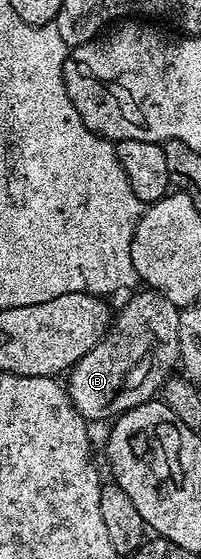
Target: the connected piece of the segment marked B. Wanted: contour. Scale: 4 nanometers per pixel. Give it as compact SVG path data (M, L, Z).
M142 289L119 311L117 308L104 338L70 368L66 393L83 419L113 420L161 392L164 381L179 366L179 353L180 308L160 292Z

